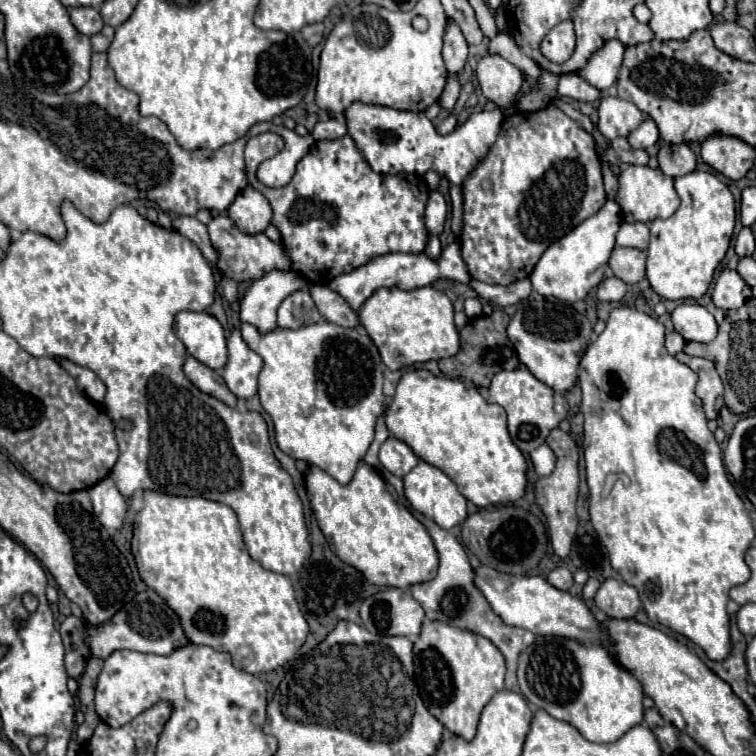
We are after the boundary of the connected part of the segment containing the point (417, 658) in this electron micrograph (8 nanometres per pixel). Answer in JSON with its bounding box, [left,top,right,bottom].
[413,619,505,741]

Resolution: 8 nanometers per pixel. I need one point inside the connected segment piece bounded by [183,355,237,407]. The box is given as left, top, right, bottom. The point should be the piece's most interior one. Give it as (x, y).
(205, 379)

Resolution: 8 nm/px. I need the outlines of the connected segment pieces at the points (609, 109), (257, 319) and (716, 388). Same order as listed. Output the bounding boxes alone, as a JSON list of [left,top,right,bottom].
[[597,97,643,139],[239,269,306,331],[677,353,723,419]]

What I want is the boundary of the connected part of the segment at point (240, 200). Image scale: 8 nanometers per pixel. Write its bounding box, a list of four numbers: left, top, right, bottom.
[227,185,271,235]

